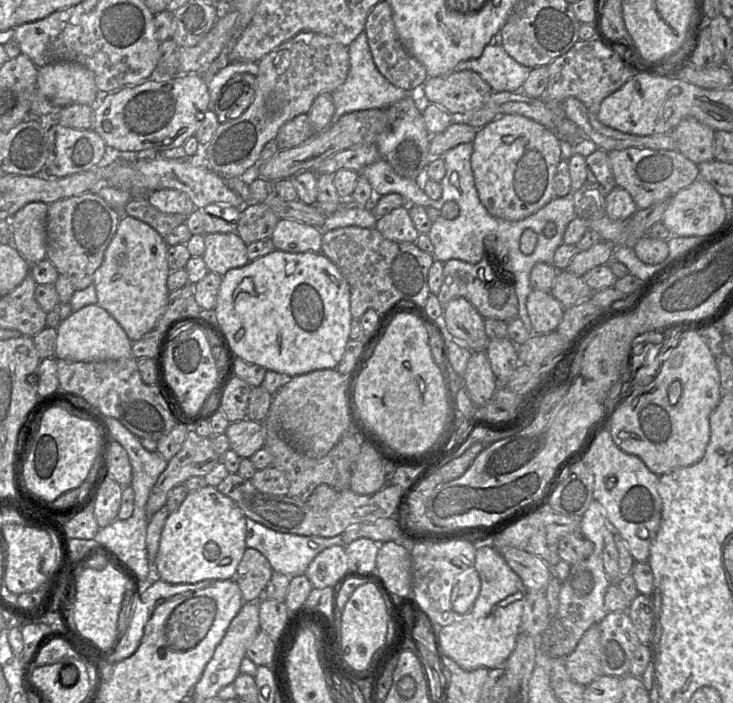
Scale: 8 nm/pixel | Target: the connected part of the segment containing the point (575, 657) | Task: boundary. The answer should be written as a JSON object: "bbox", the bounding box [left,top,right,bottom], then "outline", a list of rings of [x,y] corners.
{"bbox":[565,624,603,686],"outline":[[[598,624],[592,625],[581,637],[574,651],[565,657],[565,667],[569,676],[583,686],[603,675]]]}

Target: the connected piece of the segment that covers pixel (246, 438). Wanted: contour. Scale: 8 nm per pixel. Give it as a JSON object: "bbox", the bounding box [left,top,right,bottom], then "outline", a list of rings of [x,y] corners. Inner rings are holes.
{"bbox":[226,419,264,458],"outline":[[[242,419],[228,425],[226,431],[230,449],[241,458],[250,458],[255,452],[264,447],[263,422]]]}

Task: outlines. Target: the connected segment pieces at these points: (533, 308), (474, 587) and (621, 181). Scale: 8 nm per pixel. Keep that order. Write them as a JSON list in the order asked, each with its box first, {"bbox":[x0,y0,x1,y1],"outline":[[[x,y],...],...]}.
[{"bbox":[526,290,565,335],"outline":[[[532,290],[529,293],[526,309],[532,329],[537,335],[546,335],[556,331],[565,310],[550,292],[540,290]]]},{"bbox":[451,568,481,615],"outline":[[[468,568],[458,574],[451,592],[452,609],[459,615],[468,613],[481,589],[481,581],[476,568]]]},{"bbox":[608,147,699,209],"outline":[[[629,147],[608,153],[616,186],[625,189],[638,209],[670,199],[699,178],[698,165],[677,150],[655,150]]]}]

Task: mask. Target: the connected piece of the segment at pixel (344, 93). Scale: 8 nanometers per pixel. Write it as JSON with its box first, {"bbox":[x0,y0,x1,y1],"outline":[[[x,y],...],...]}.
{"bbox":[332,32,411,121],"outline":[[[361,32],[350,44],[349,58],[350,69],[345,82],[332,92],[335,112],[333,121],[338,120],[345,114],[371,109],[387,109],[392,104],[411,96],[411,91],[398,88],[391,84],[377,69],[366,32]]]}

